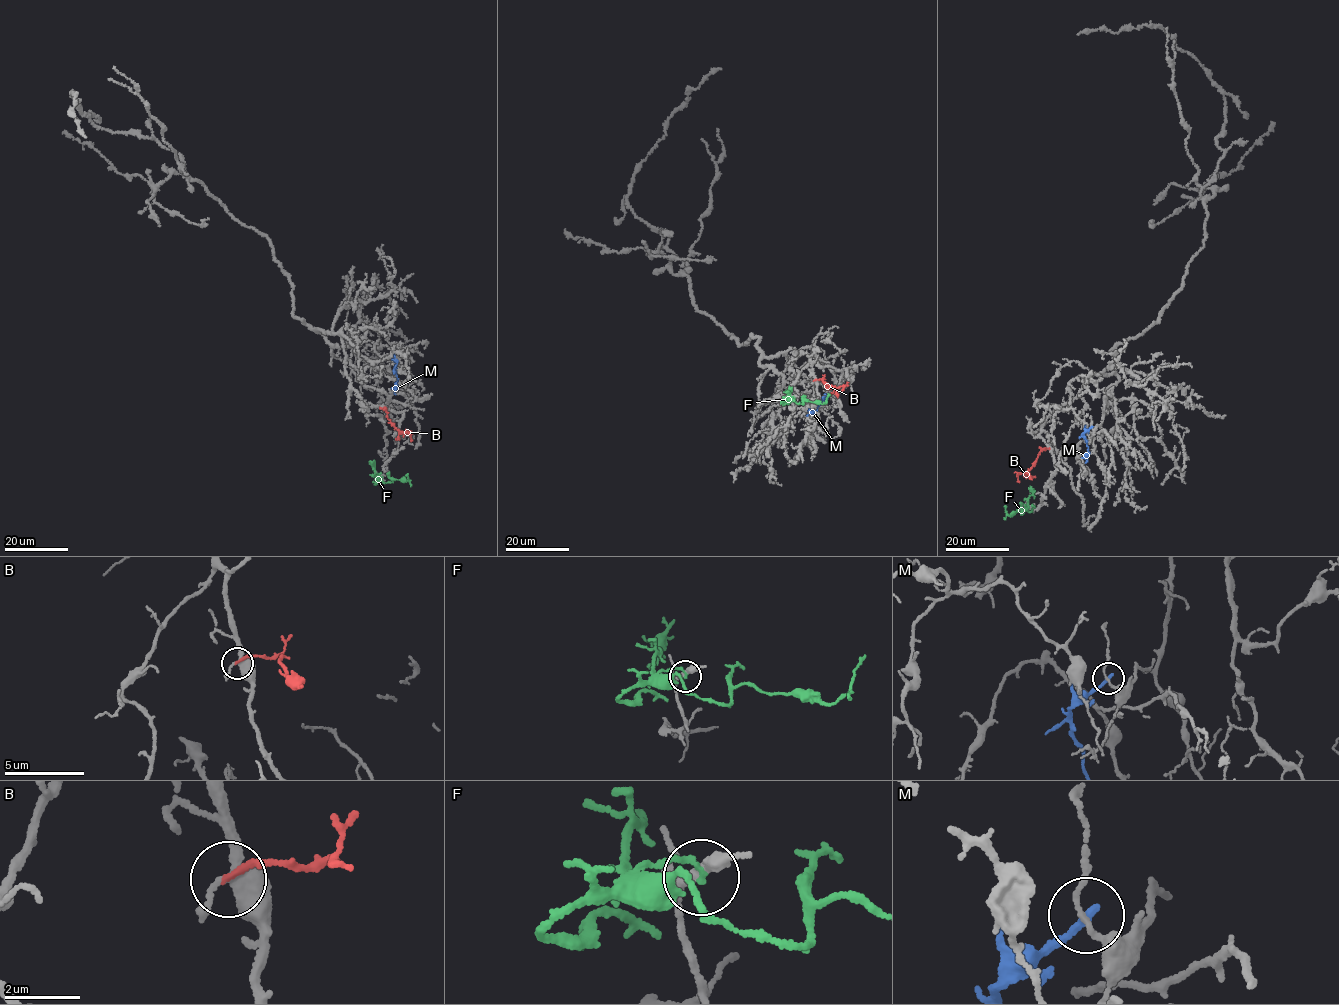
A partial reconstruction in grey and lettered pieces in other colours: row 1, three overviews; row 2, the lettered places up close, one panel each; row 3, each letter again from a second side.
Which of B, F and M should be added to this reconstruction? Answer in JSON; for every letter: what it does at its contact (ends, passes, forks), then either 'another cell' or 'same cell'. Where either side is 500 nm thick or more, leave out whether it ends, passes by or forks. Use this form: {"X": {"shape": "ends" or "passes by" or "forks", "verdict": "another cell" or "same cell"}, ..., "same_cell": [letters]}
{"B": {"shape": "ends", "verdict": "same cell"}, "F": {"shape": "ends", "verdict": "another cell"}, "M": {"shape": "ends", "verdict": "another cell"}, "same_cell": ["B"]}

